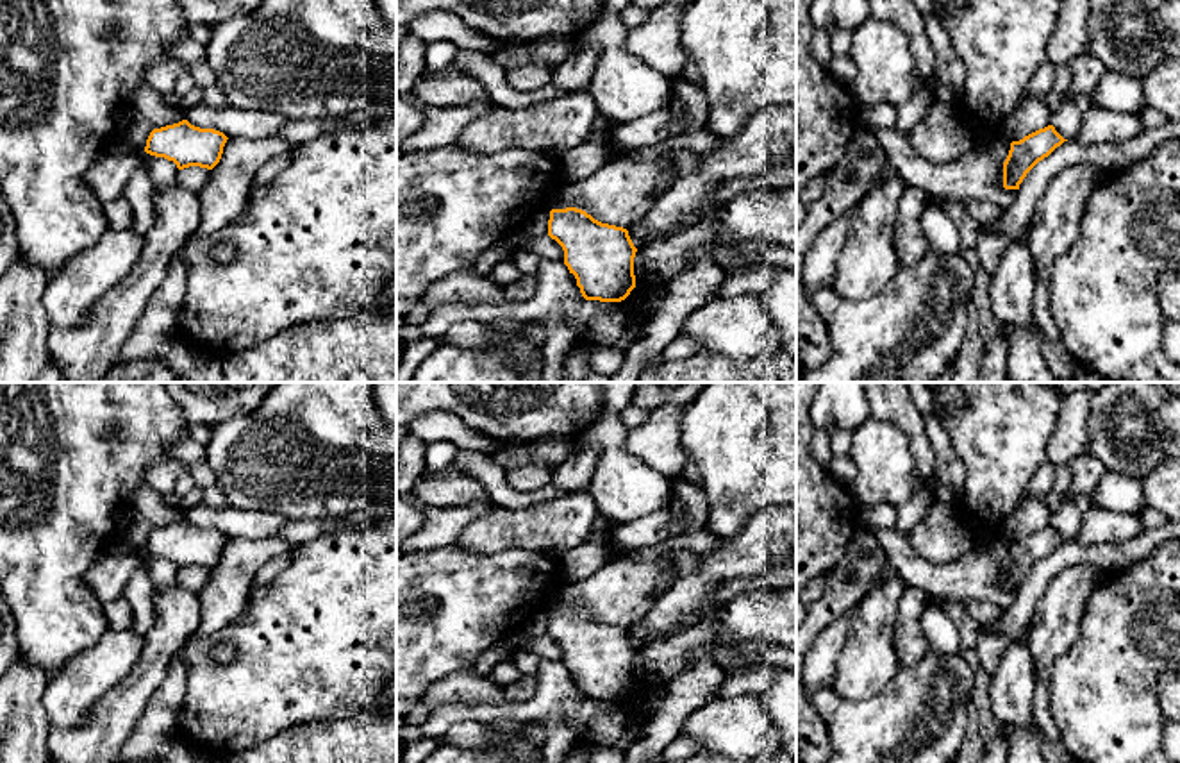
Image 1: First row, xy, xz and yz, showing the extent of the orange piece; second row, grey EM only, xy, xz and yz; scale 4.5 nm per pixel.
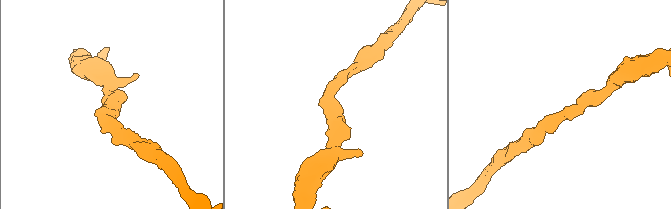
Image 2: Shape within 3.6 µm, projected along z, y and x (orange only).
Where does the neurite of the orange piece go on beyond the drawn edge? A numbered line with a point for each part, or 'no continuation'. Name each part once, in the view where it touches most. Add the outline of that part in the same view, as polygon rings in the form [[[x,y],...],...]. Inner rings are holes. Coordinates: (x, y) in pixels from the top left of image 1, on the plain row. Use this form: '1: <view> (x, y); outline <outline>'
no continuation

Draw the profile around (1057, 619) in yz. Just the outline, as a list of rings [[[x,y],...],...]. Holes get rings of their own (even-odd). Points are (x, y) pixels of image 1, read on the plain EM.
[[[1075,565],[1059,572],[1041,595],[1026,643],[1034,672],[1050,681],[1051,665],[1069,650],[1082,629],[1082,615],[1103,574],[1093,565]]]

